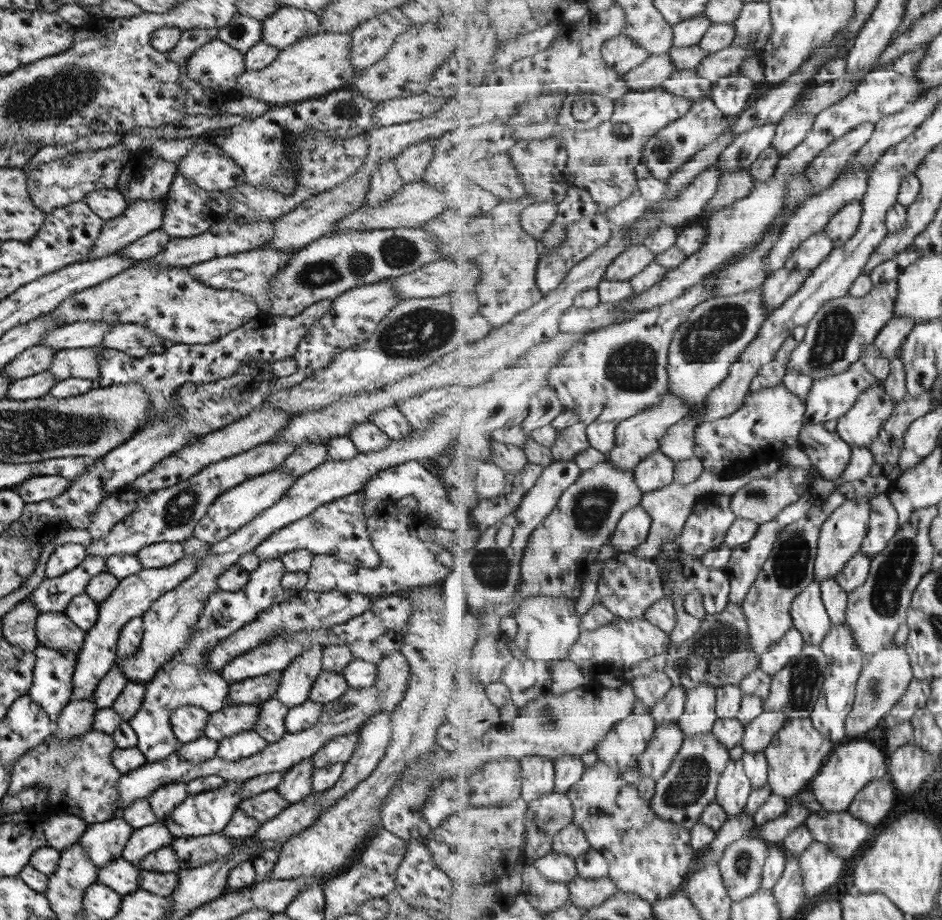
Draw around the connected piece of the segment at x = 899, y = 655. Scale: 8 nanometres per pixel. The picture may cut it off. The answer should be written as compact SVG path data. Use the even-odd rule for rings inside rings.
M892 641L889 648L877 652L868 660L856 686L856 700L846 722L848 735L855 739L861 739L861 735L865 734L865 732L871 732L881 722L881 718L888 720L892 708L908 692L909 685L913 679L912 660L909 659L909 652L905 647L902 650Z

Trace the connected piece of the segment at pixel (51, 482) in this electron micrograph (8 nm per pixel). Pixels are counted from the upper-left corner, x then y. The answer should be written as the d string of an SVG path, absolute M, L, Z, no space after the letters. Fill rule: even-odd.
M30 476L15 486L14 490L24 503L36 503L49 500L62 493L69 481L62 476Z

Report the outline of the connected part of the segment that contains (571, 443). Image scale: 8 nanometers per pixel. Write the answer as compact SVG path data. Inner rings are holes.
M579 421L569 428L558 431L557 440L551 448L554 461L573 461L582 450L590 447L586 431L587 427L587 424Z

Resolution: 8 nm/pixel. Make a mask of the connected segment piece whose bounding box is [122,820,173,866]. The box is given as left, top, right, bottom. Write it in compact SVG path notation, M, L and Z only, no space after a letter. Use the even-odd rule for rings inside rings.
M161 820L133 829L122 850L123 860L138 866L146 854L171 843L172 840L173 836L169 834Z

